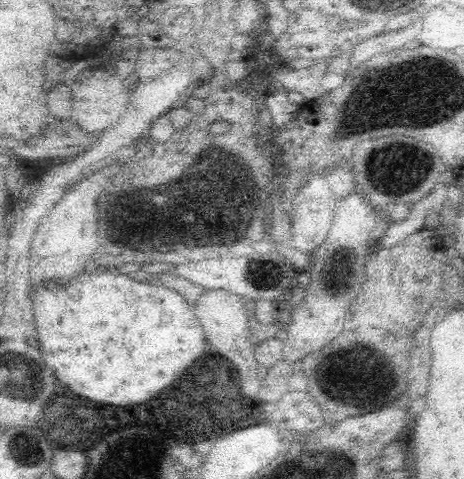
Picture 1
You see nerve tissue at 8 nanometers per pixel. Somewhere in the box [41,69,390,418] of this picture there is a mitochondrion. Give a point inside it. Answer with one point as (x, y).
(202, 197)

